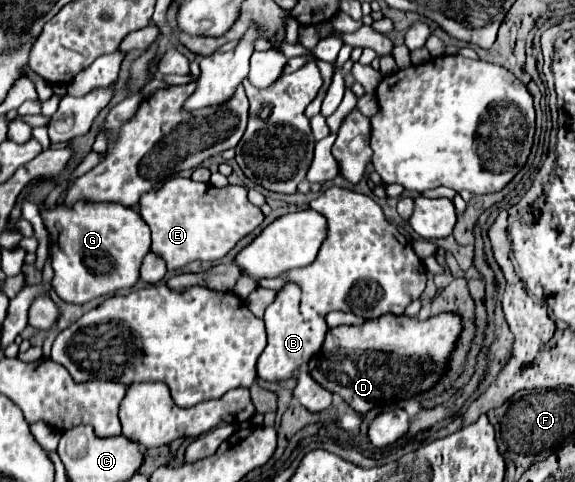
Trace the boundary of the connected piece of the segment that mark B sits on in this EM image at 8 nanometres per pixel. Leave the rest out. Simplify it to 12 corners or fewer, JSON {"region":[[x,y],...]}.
{"region":[[298,288],[266,308],[258,378],[280,382],[320,352],[326,326],[304,322]]}

